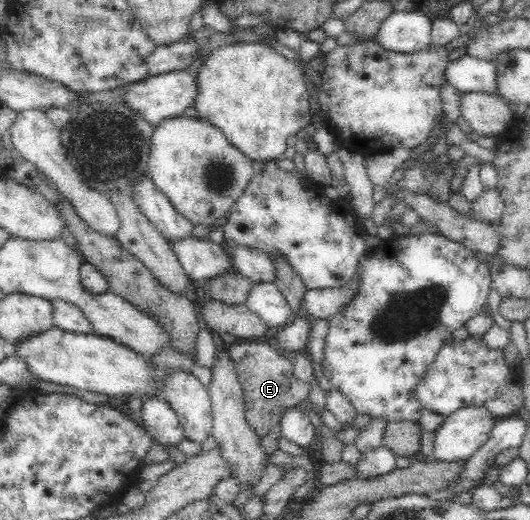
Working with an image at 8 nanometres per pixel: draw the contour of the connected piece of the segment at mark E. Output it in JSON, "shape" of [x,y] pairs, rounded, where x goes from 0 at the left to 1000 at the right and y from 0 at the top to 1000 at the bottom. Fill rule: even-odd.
{"shape":[[[500,652],[468,654],[462,662],[432,663],[428,679],[455,737],[464,810],[487,837],[496,838],[521,819],[534,792],[579,771],[587,738],[557,727],[549,690],[534,683],[517,660]]]}

